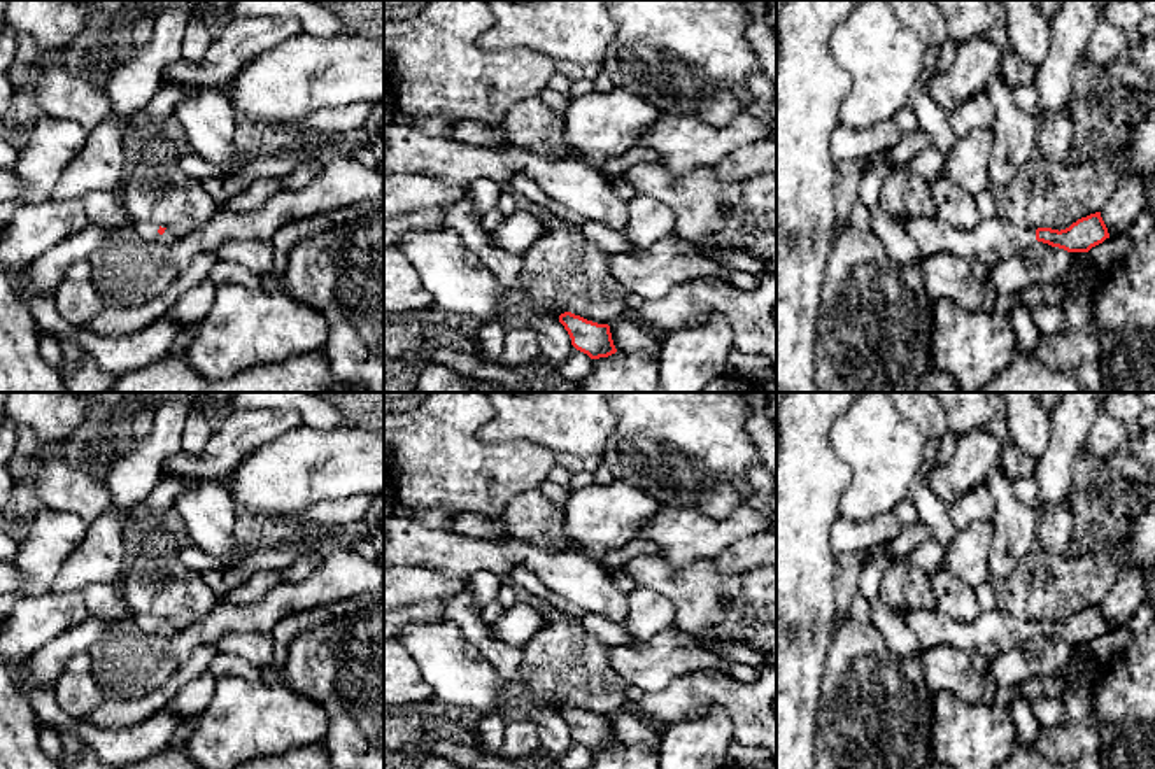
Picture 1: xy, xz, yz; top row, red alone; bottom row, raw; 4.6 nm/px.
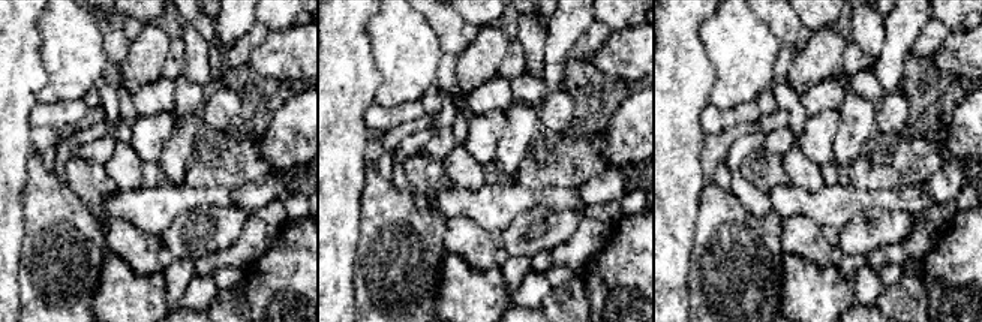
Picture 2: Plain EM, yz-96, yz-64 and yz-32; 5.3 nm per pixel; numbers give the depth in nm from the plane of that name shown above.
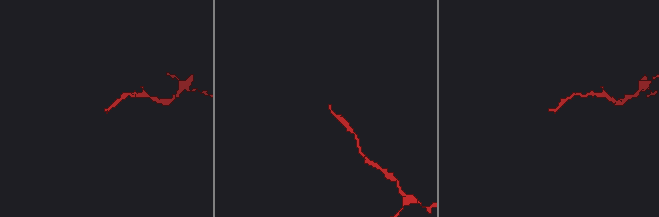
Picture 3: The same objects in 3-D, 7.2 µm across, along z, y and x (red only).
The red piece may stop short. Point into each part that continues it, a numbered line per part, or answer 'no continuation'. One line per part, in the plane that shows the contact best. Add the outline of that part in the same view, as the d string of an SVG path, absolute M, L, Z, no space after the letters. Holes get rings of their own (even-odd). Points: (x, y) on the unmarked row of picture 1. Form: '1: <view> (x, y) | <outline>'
1: xy (149, 624) | M142 615L137 618L138 625L147 631L149 634L159 634L159 636L174 636L179 632L181 625L172 624L172 622L165 622L163 627L158 625L159 618L156 617L149 617L149 615Z

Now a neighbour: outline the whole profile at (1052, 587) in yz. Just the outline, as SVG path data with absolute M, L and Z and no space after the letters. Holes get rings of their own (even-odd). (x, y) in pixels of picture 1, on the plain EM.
M1034 548L997 587L997 604L1020 620L1060 624L1101 604L1120 569L1106 554L1053 555Z

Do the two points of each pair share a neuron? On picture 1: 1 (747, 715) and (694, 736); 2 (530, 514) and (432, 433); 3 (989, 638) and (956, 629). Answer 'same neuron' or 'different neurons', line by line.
1: different neurons
2: different neurons
3: same neuron

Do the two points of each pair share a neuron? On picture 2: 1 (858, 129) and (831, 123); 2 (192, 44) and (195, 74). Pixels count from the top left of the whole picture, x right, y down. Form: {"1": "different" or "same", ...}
{"1": "different", "2": "same"}

